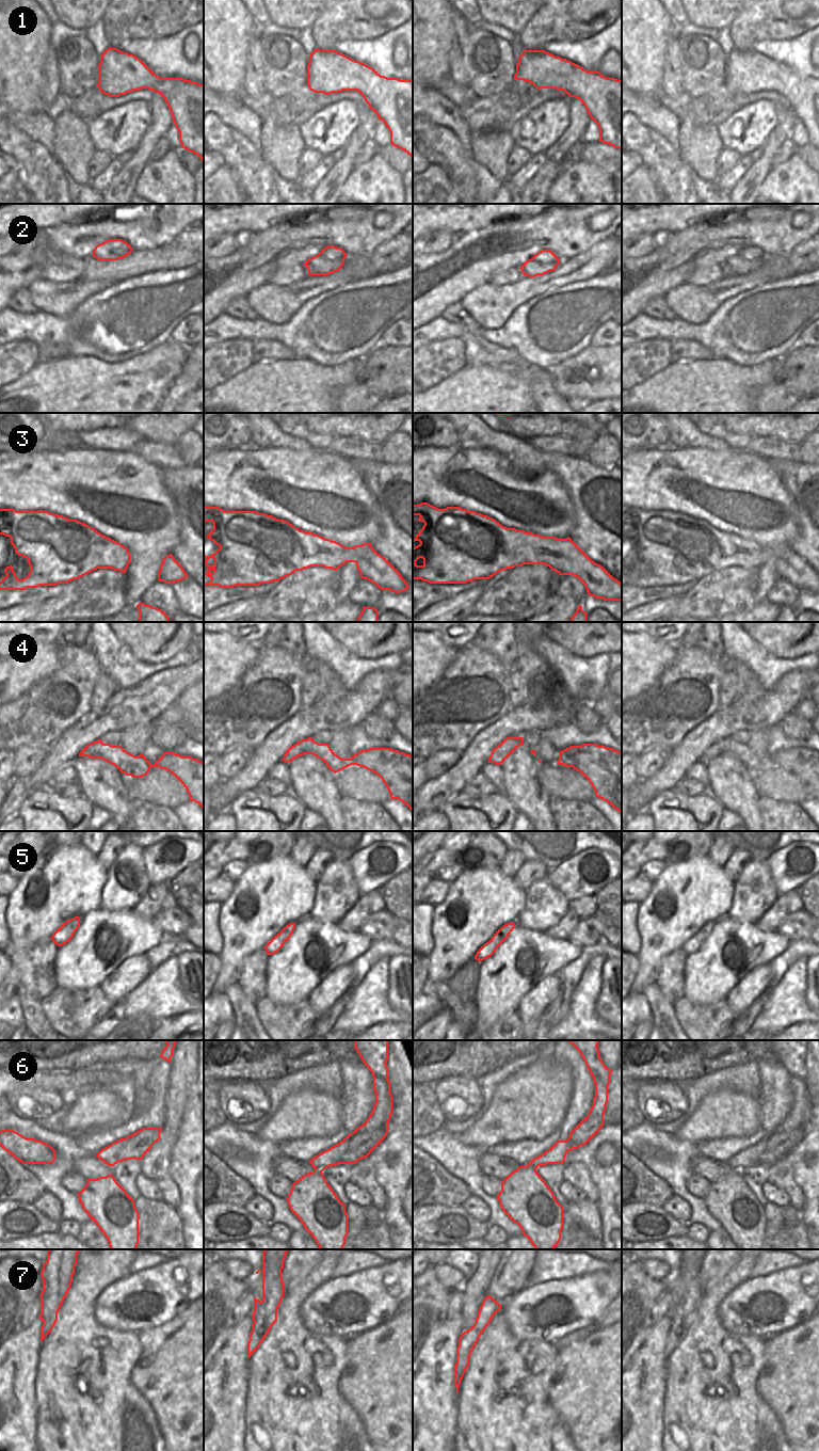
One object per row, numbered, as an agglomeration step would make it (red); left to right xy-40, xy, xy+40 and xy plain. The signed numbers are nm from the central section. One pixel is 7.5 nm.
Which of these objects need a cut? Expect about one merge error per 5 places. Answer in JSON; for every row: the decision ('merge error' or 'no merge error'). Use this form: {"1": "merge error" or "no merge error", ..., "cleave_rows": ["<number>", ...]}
{"1": "no merge error", "2": "no merge error", "3": "no merge error", "4": "no merge error", "5": "no merge error", "6": "no merge error", "7": "no merge error", "cleave_rows": []}

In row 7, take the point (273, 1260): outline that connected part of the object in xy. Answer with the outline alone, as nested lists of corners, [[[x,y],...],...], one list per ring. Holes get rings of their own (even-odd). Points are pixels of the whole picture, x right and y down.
[[[264,1249],[262,1251],[262,1301],[254,1297],[252,1332],[247,1342],[247,1359],[262,1343],[277,1321],[277,1309],[284,1297],[282,1270],[289,1249]]]

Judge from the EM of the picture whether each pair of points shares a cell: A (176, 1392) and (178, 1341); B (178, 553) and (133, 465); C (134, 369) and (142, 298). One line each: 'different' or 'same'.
A: same
B: different
C: different

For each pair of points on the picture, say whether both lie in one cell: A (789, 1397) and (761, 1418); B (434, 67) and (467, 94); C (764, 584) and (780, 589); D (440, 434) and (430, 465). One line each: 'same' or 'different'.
A: different
B: different
C: different
D: different

